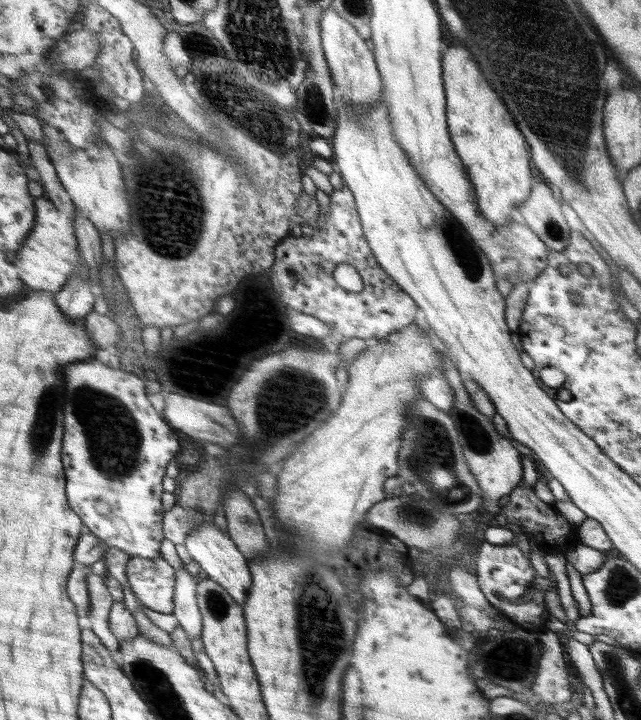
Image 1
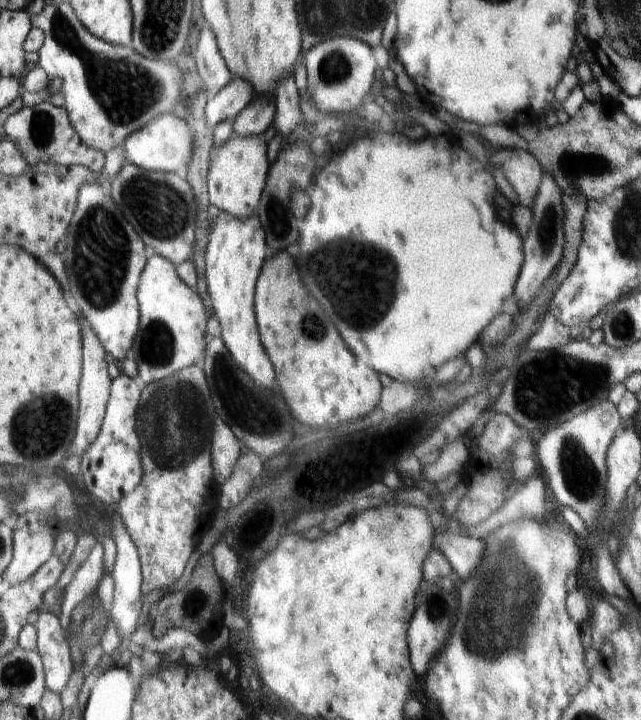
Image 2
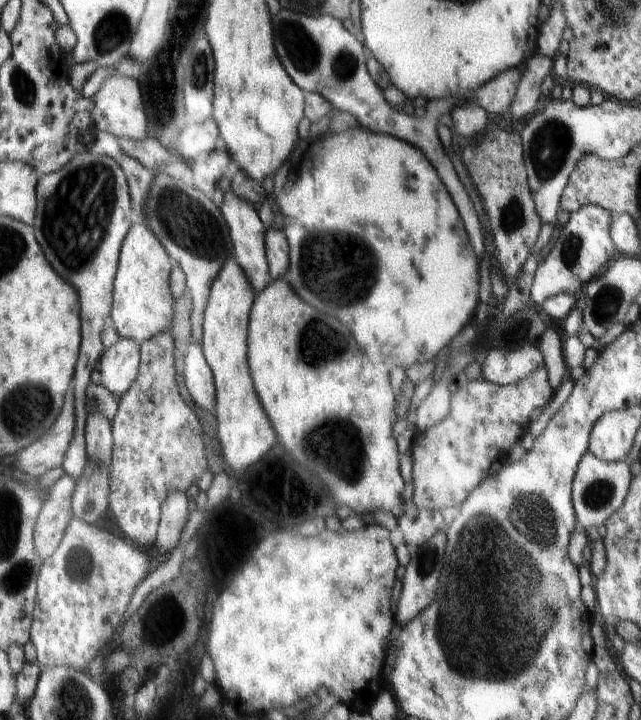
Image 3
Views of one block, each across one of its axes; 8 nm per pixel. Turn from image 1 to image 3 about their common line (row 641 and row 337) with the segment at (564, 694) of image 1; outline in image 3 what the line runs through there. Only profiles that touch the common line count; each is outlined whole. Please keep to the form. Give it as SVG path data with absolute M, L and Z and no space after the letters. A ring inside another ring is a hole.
M546 328L538 348L547 371L549 386L554 393L568 374L558 332L554 328Z

